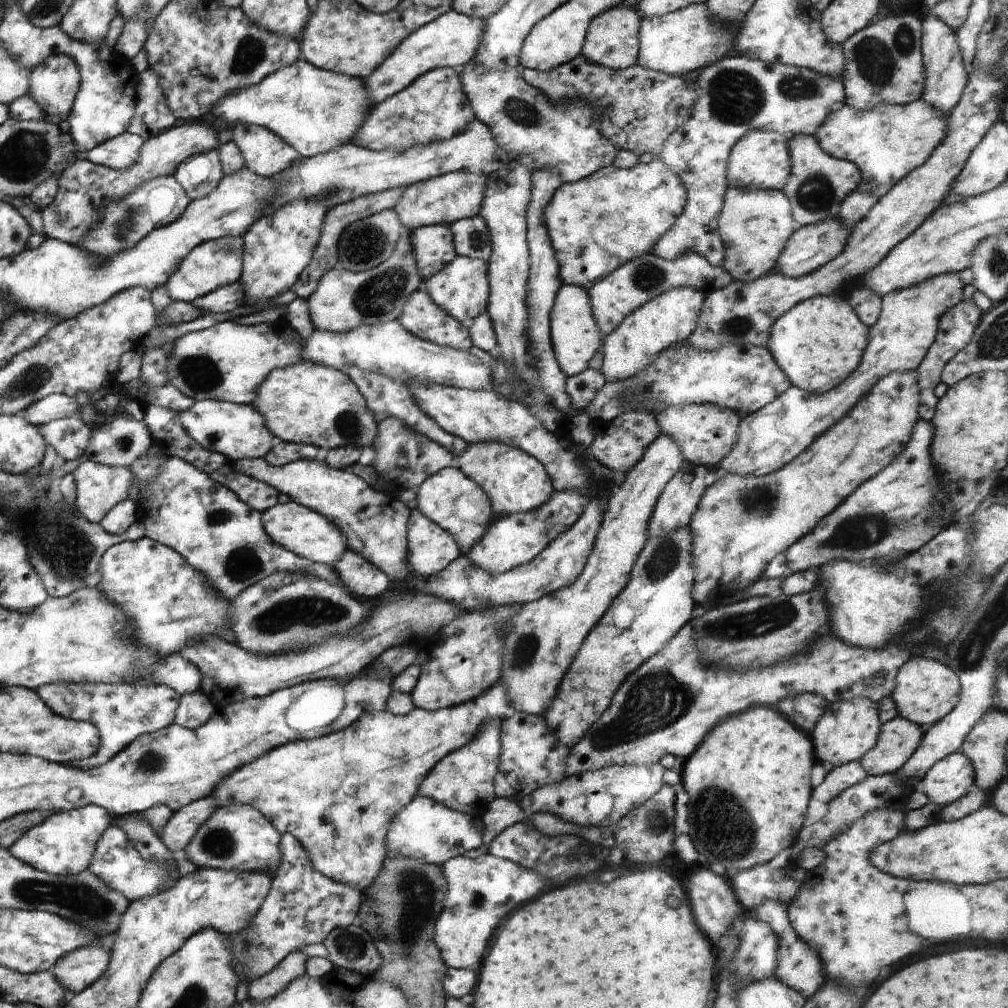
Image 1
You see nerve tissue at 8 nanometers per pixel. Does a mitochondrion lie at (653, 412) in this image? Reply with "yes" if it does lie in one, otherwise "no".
no

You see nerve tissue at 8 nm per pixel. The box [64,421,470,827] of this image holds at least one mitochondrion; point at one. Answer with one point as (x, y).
(291, 610)

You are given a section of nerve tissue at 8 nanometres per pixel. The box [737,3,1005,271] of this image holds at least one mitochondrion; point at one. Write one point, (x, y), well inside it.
(876, 58)

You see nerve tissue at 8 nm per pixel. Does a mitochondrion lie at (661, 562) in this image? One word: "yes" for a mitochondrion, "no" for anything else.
yes

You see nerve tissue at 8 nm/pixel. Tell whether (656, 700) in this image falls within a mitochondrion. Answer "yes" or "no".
yes

